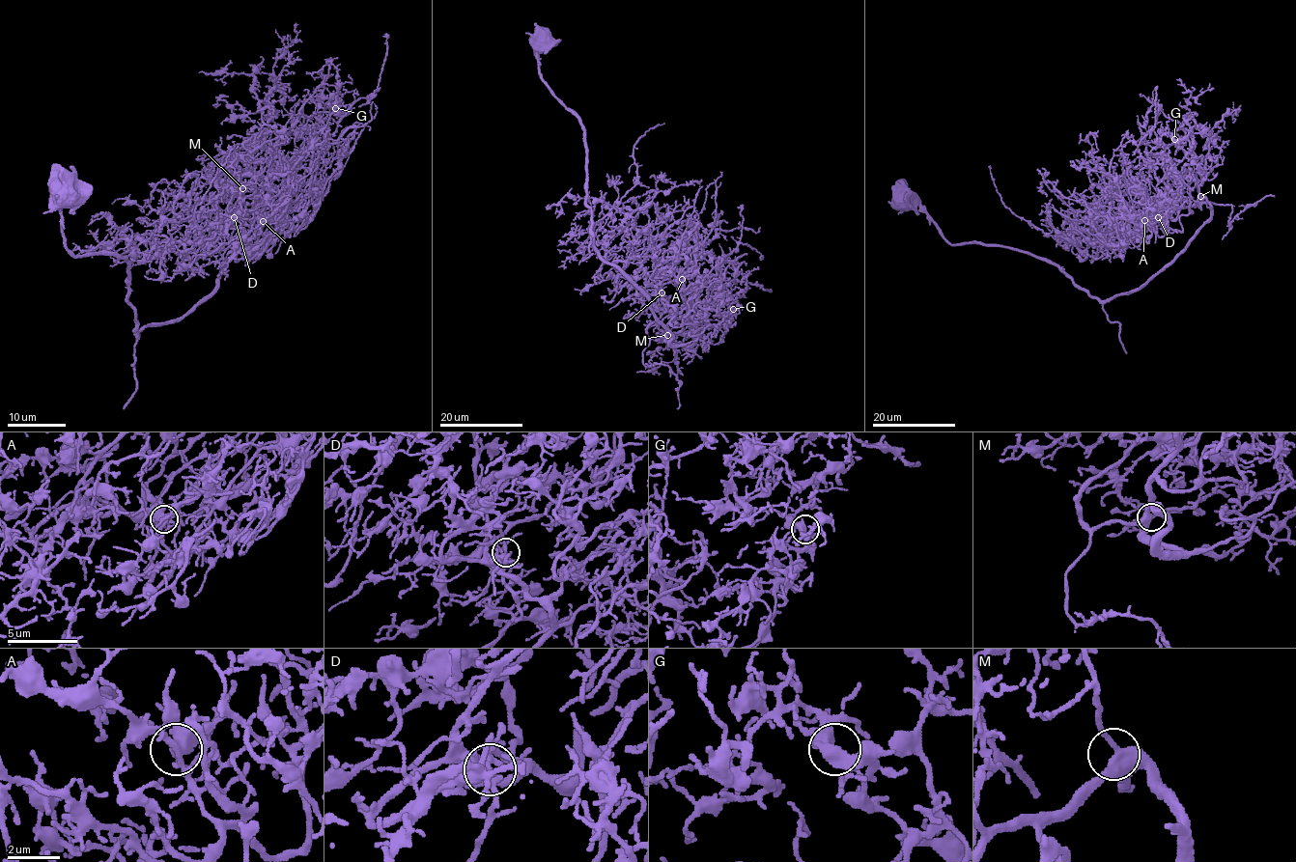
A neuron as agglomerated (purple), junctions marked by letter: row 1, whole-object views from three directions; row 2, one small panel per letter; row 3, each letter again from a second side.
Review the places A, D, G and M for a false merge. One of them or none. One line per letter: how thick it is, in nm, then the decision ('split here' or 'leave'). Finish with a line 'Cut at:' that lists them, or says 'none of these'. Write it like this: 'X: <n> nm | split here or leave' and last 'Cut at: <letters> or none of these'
A: 380 nm | leave
D: 400 nm | leave
G: 360 nm | leave
M: 400 nm | leave
Cut at: none of these

